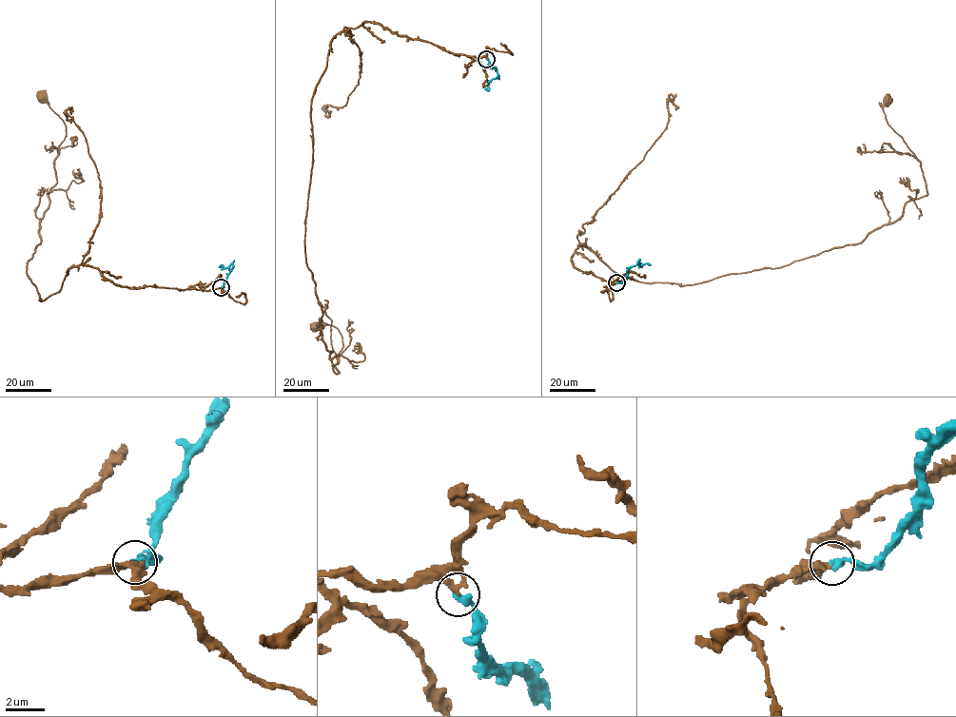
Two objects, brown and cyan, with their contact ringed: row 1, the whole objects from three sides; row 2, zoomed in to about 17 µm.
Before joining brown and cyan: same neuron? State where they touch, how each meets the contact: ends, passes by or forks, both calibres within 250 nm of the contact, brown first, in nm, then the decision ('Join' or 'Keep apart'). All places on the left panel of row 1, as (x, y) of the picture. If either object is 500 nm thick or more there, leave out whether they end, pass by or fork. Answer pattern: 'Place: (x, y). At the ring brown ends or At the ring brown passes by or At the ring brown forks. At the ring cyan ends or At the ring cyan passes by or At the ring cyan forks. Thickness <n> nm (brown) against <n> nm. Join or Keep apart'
Place: (221, 287). At the ring brown ends. At the ring cyan ends. Thickness 320 nm (brown) against 400 nm. Join

